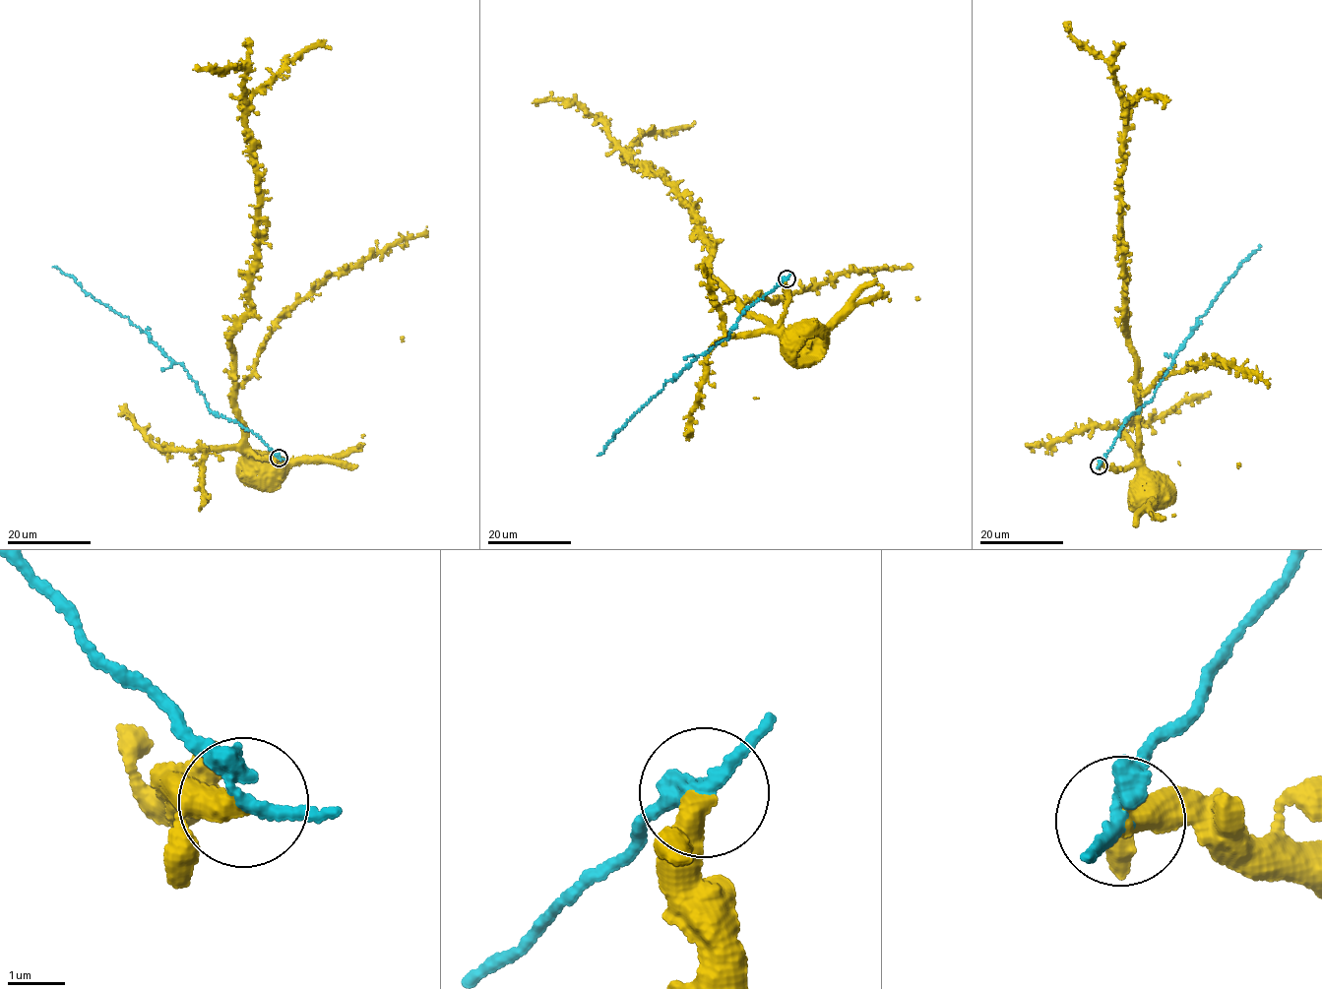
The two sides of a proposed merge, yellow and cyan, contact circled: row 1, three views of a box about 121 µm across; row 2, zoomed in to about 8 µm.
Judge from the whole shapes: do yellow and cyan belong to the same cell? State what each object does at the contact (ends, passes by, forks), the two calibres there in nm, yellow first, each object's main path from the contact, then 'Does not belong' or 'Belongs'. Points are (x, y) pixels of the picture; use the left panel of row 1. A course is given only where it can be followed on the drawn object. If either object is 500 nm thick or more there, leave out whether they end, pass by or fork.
At the ring yellow passes by. At the ring cyan passes by. Thickness 320 nm (yellow) against 300 nm. Course of yellow: (279, 459), (252, 454), (273, 465), (270, 476). Course of cyan: (279, 459), (255, 434), (210, 410), (205, 396), (183, 366), (168, 357), (126, 316), (52, 266). Does not belong

